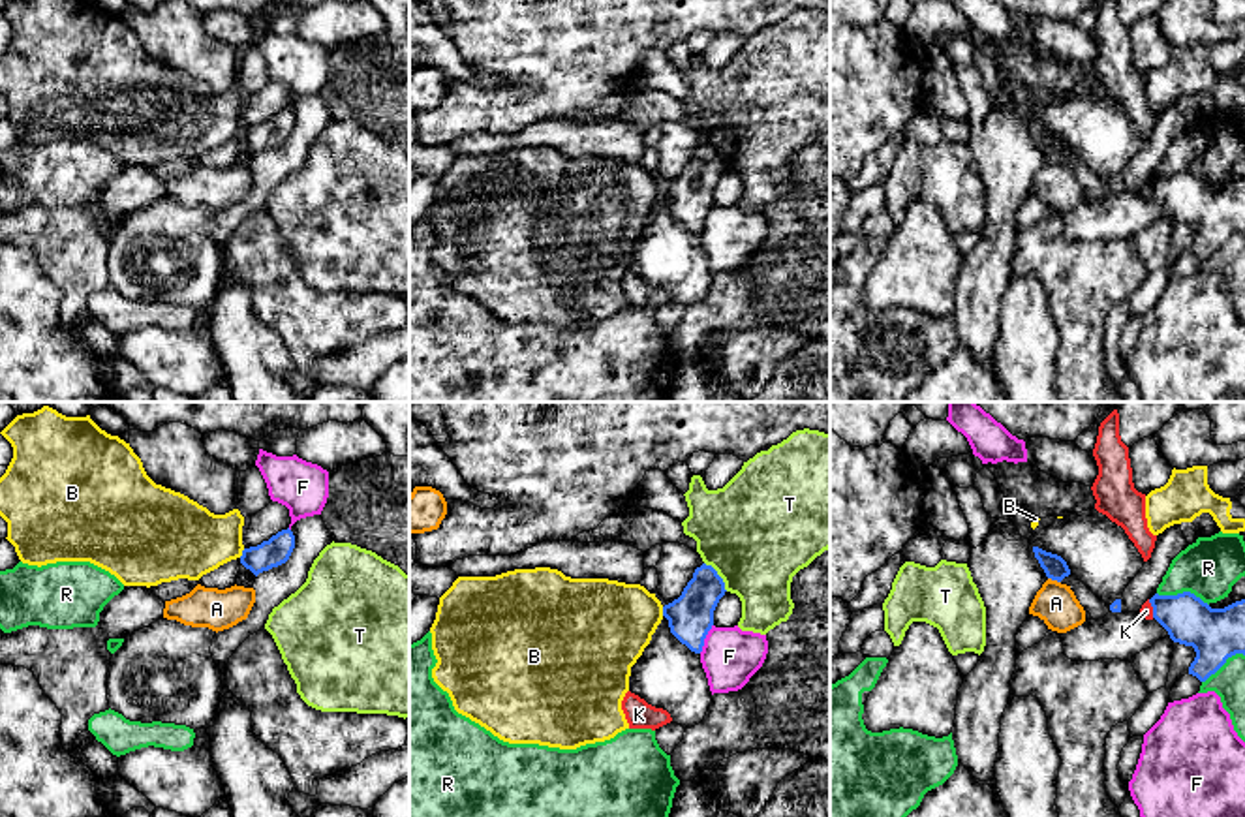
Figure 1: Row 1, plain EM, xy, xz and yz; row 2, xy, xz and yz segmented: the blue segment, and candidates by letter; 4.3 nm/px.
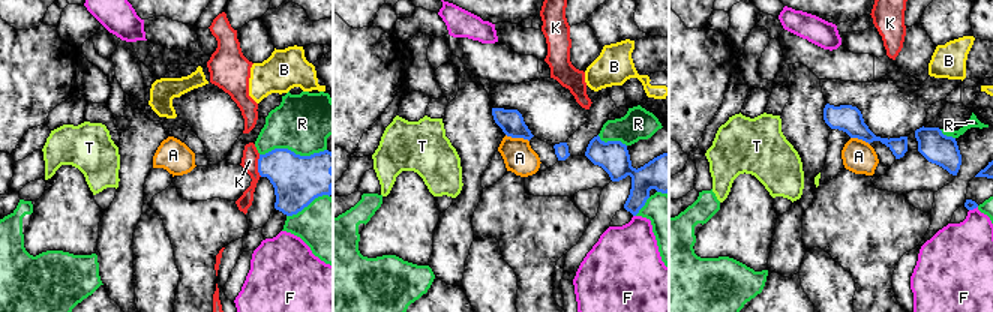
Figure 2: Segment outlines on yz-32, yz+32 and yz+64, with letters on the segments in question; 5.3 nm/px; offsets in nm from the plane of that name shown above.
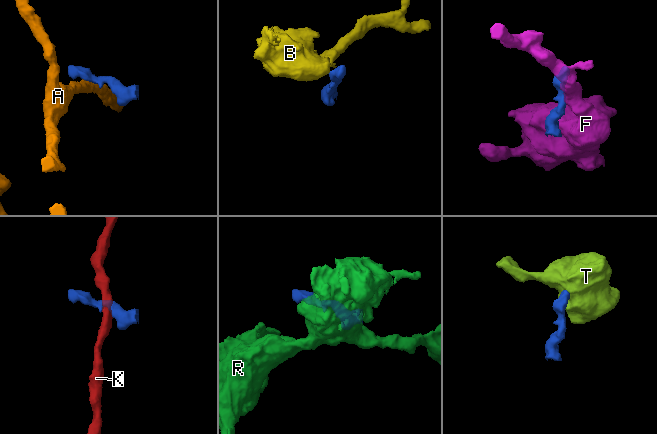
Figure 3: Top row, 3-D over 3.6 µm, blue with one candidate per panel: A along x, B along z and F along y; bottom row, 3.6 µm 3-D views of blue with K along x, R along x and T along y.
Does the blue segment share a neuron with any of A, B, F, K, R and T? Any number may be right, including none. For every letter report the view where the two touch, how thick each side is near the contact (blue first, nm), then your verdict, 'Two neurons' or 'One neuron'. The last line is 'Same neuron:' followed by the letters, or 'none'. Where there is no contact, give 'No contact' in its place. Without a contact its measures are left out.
A: Touches blue in yz. Thickness 100 nm (blue) against 180 nm. Two neurons
B: Touches blue in xy. Thickness 120 nm (blue) against 320 nm. Two neurons
F: Touches blue in xz. Thickness 190 nm (blue) against 240 nm. Two neurons
K: Touches blue in yz. Thickness 200 nm (blue) against 60 nm. Two neurons
R: Touches blue in yz. Thickness 220 nm (blue) against 260 nm. Two neurons
T: Touches blue in xz. Thickness 190 nm (blue) against 480 nm. Two neurons
Same neuron: none

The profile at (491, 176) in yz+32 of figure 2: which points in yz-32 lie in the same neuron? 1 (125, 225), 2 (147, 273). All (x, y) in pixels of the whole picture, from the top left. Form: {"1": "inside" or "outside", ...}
{"1": "outside", "2": "inside"}

